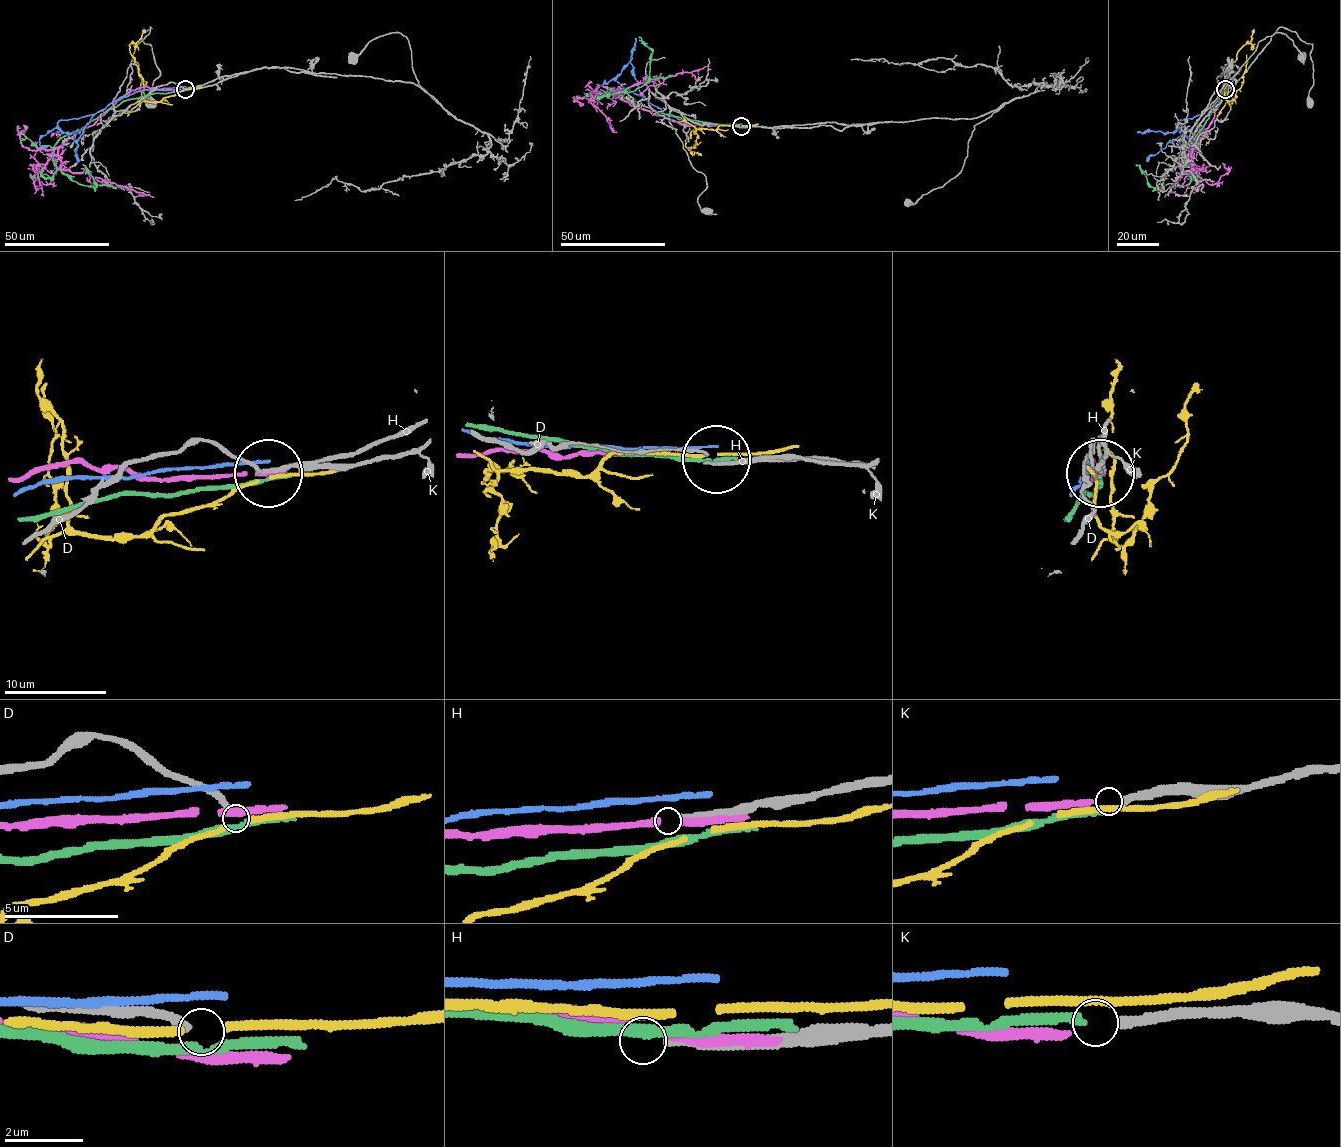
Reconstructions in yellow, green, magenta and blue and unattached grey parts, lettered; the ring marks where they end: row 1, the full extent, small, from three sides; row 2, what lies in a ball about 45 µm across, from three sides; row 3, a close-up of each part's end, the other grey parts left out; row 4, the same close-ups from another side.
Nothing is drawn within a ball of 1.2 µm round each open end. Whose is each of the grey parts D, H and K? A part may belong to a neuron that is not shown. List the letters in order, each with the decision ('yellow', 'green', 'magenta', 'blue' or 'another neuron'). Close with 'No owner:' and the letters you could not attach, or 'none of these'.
D: yellow
H: another neuron
K: green
No owner: H

